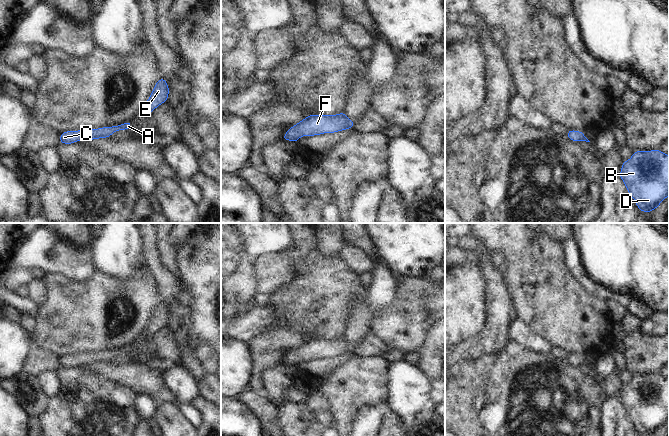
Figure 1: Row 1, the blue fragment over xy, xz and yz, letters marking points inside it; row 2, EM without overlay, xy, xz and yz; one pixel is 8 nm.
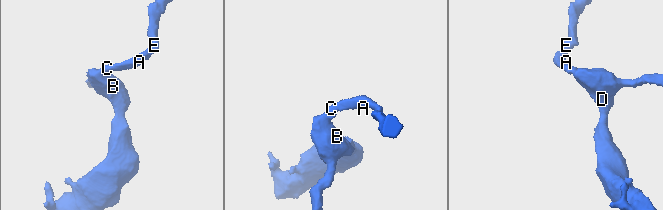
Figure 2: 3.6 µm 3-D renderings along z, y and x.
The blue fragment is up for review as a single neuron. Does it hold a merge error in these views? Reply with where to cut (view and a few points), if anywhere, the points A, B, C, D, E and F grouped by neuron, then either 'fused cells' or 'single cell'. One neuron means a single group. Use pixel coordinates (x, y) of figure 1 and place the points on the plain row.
no cut | A B C D E F | single cell

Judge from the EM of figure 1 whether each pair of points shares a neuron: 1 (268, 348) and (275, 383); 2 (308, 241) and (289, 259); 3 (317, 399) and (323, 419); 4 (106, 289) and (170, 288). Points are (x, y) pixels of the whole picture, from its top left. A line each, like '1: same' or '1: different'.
1: different
2: same
3: same
4: different

